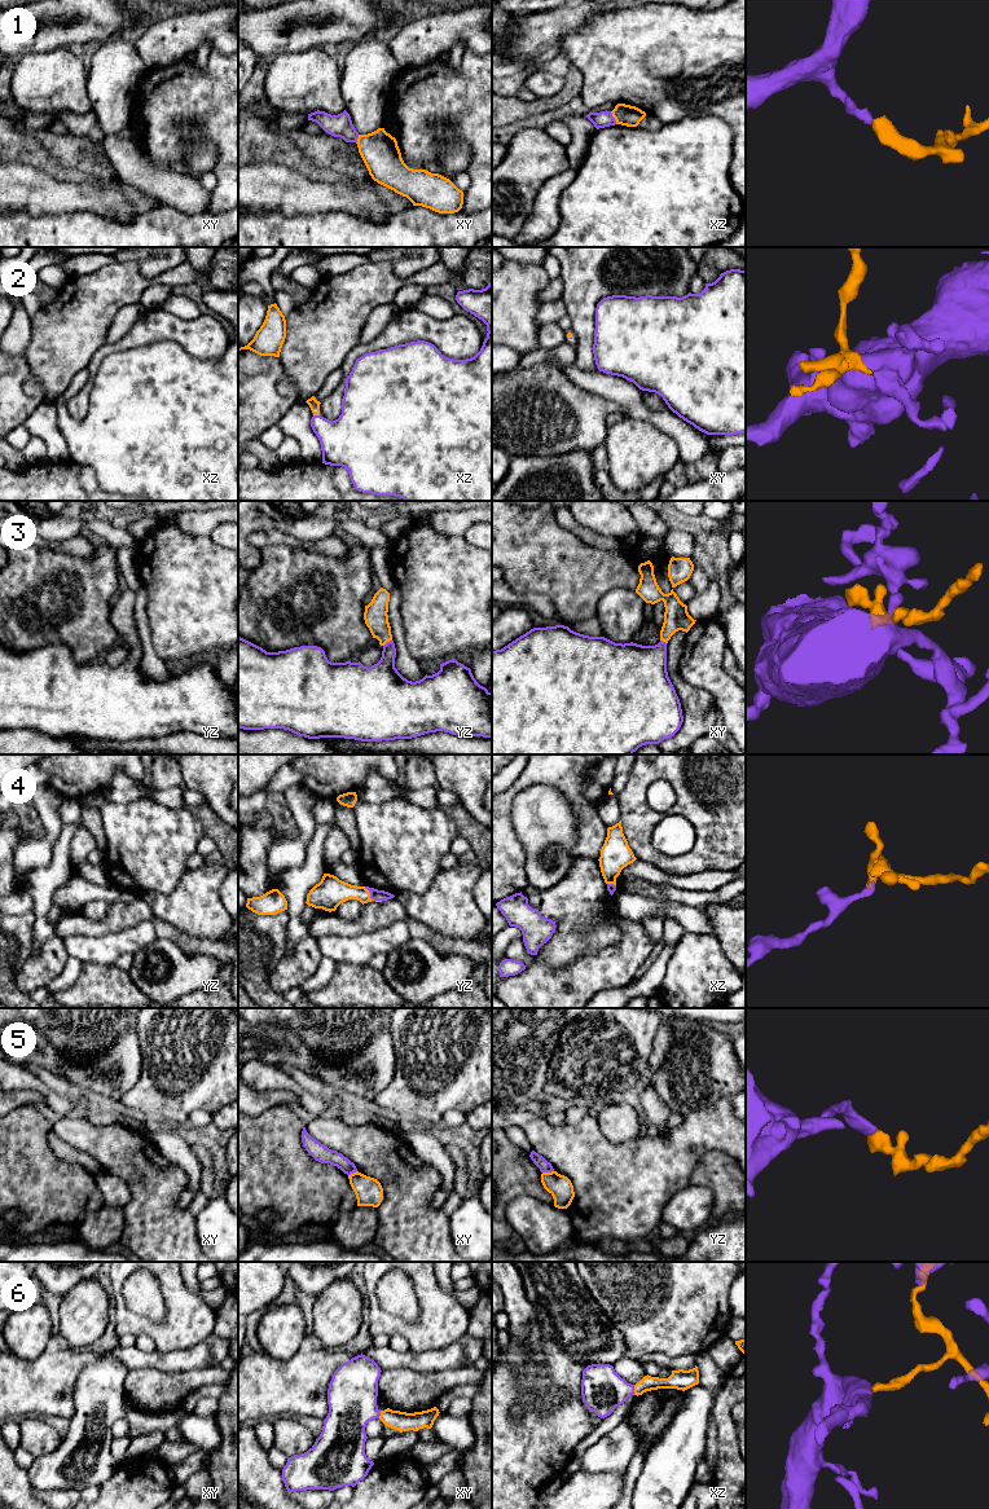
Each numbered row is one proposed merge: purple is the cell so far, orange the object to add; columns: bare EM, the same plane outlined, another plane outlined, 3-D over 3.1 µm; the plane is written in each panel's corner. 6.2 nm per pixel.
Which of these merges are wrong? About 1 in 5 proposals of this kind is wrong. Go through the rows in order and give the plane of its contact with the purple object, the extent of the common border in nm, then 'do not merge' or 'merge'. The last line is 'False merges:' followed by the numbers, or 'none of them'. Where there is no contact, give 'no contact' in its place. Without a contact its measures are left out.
1: meets purple in xz; contact 90 nm long; do not merge
2: meets purple in xz; contact 30 nm long; merge
3: meets purple in yz; contact 70 nm long; merge
4: meets purple in yz; contact 140 nm long; merge
5: meets purple in yz; contact 70 nm long; do not merge
6: meets purple in xz; contact 60 nm long; merge
False merges: 1, 5

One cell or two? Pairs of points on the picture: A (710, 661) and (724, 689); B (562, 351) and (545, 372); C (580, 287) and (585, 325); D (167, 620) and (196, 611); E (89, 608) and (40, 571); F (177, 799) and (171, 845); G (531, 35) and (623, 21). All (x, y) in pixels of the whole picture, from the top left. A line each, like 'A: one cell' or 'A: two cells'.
A: one cell
B: two cells
C: one cell
D: one cell
E: one cell
F: two cells
G: two cells

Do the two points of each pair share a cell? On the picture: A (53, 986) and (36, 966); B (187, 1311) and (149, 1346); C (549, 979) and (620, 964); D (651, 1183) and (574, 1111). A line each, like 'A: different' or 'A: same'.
A: different
B: different
C: same
D: different

